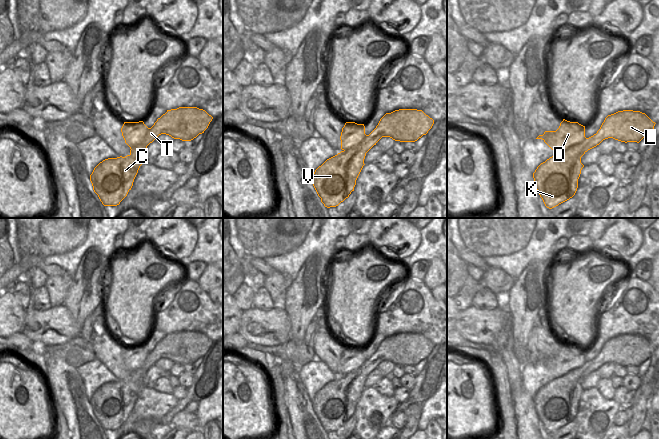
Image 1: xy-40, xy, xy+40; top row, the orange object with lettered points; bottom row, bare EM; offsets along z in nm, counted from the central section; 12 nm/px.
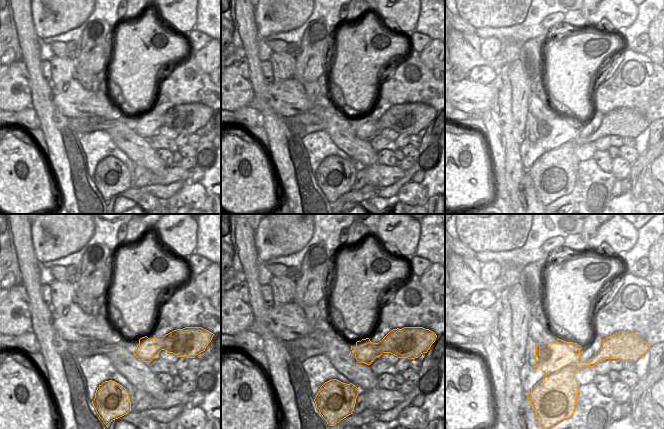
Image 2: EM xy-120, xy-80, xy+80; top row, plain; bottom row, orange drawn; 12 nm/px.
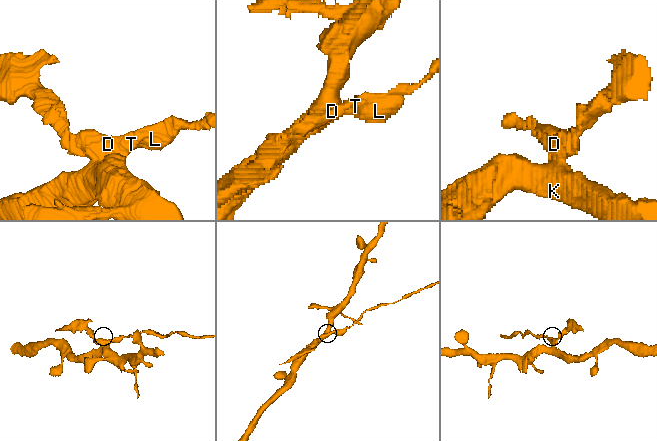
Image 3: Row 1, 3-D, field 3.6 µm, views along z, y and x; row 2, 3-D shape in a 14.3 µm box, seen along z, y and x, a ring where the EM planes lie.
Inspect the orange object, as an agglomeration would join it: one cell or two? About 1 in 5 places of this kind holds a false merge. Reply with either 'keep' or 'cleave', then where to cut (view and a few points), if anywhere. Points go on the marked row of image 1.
cleave; cut xy+40 (584, 152), (565, 149), (555, 154)

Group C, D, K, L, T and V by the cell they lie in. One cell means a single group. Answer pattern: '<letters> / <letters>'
C K V / D L T

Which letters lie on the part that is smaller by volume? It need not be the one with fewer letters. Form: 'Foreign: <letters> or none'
Foreign: D, L, T

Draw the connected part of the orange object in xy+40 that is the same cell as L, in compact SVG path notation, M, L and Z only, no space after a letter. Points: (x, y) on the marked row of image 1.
M623 110L608 115L597 133L589 138L585 137L585 126L563 119L556 131L545 131L536 139L542 139L555 154L569 149L585 153L608 138L639 143L655 124L645 113Z

